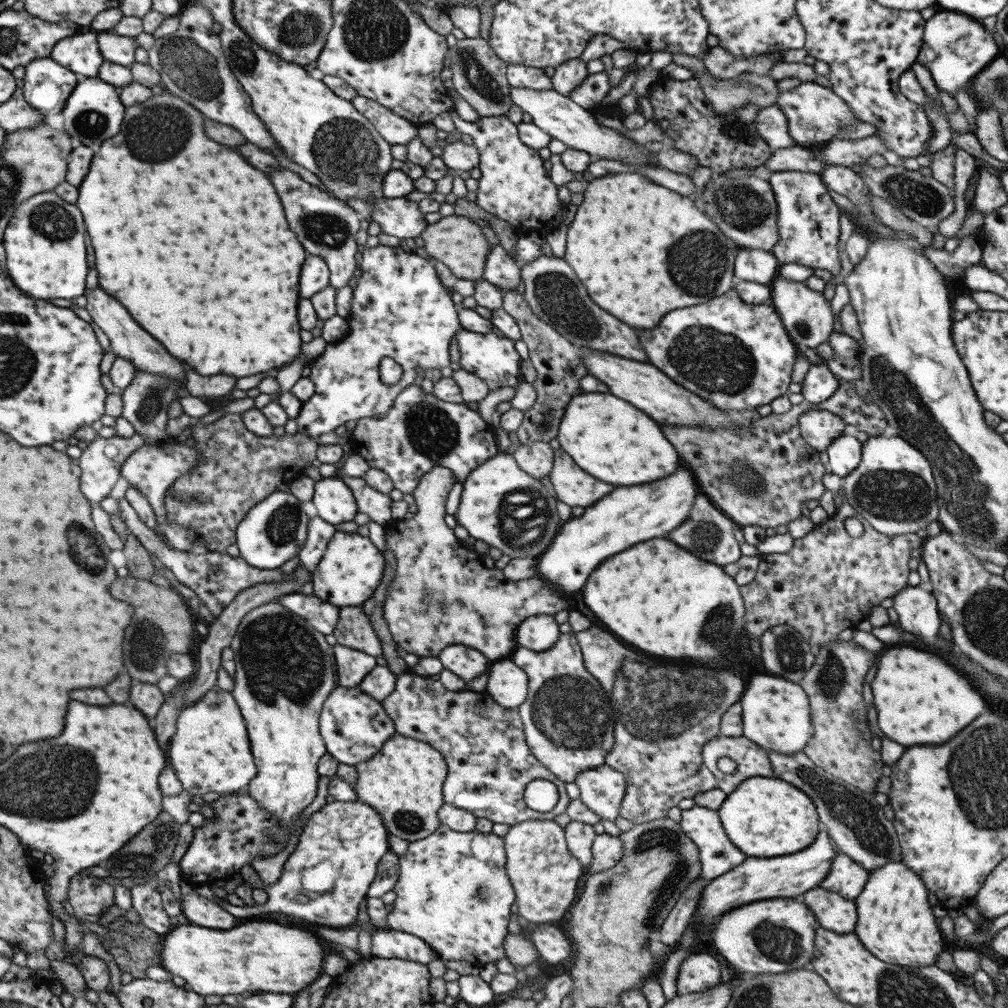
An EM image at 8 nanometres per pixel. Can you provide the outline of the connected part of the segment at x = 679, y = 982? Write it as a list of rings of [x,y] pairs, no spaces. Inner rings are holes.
[[[698,954],[685,958],[676,977],[677,994],[699,993],[720,983],[720,966],[712,955]]]

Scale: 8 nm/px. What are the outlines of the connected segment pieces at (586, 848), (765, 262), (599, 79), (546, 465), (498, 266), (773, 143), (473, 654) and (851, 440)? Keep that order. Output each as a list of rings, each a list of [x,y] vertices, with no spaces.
[[[570,821],[563,829],[565,830],[565,839],[570,852],[578,858],[580,864],[590,868],[593,857],[591,846],[597,835],[595,828],[580,821]]]
[[[739,248],[734,265],[736,278],[769,285],[778,274],[780,264],[771,251]]]
[[[606,70],[588,74],[581,84],[570,92],[570,99],[587,111],[594,111],[601,106],[602,99],[610,91],[609,77]]]
[[[528,442],[517,447],[513,457],[517,465],[532,478],[549,476],[553,467],[554,453],[548,442]]]
[[[490,246],[482,279],[495,284],[503,292],[516,290],[521,280],[521,267],[502,246]]]
[[[777,105],[766,107],[758,112],[756,132],[773,151],[796,145],[788,134],[788,120]]]
[[[462,644],[446,646],[438,656],[443,668],[451,670],[459,676],[465,684],[488,671],[488,659],[478,650],[468,648]]]
[[[852,429],[835,438],[825,450],[830,472],[842,478],[848,476],[860,464],[862,445]]]

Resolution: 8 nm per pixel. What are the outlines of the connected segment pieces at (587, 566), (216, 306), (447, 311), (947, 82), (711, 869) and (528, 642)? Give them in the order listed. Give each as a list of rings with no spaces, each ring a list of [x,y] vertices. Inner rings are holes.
[[[680,466],[668,478],[642,486],[620,486],[594,506],[586,508],[580,518],[566,522],[554,538],[548,552],[538,558],[537,574],[552,584],[554,590],[574,592],[584,586],[590,572],[608,556],[618,554],[638,542],[668,536],[691,513],[700,490],[696,476],[689,468]]]
[[[159,89],[146,102],[139,102],[125,108],[120,132],[114,138],[106,140],[98,148],[98,152],[92,158],[90,172],[78,188],[80,198],[78,198],[76,206],[84,214],[84,220],[88,226],[88,236],[92,238],[92,246],[96,252],[98,286],[106,294],[114,296],[120,304],[124,304],[124,308],[130,312],[130,316],[148,334],[152,334],[156,340],[160,340],[172,356],[184,360],[202,376],[220,374],[220,372],[236,376],[236,378],[262,374],[262,372],[268,372],[270,368],[280,368],[286,362],[294,361],[300,354],[300,348],[303,345],[298,318],[296,318],[296,306],[298,306],[298,294],[300,294],[298,292],[300,266],[308,254],[296,240],[294,232],[288,228],[280,198],[278,198],[274,186],[270,184],[268,176],[242,160],[244,158],[238,152],[210,140],[204,134],[202,112],[172,93]]]
[[[376,246],[376,248],[368,248],[362,252],[362,263],[360,264],[360,269],[358,275],[363,281],[359,282],[353,288],[353,296],[351,301],[351,311],[349,312],[347,323],[349,324],[349,333],[340,341],[335,343],[327,343],[325,351],[315,360],[310,363],[311,374],[309,375],[310,380],[315,385],[315,393],[306,402],[303,402],[302,408],[300,409],[299,415],[295,418],[298,425],[298,432],[311,436],[312,438],[318,438],[321,434],[326,434],[327,432],[334,431],[338,426],[346,424],[350,420],[358,420],[366,418],[368,416],[375,416],[375,418],[382,418],[388,412],[388,409],[394,404],[398,395],[410,385],[414,385],[414,380],[419,373],[416,368],[423,368],[423,370],[428,370],[428,368],[446,368],[446,366],[454,365],[450,362],[450,340],[457,334],[457,326],[461,326],[458,320],[458,308],[451,298],[451,290],[442,285],[438,275],[436,275],[436,269],[434,269],[434,263],[424,257],[418,256],[414,252],[406,252],[401,247],[390,247],[390,246]],[[384,358],[390,358],[396,361],[403,368],[403,375],[400,380],[398,380],[394,385],[384,385],[379,379],[379,364]]]
[[[954,11],[939,12],[925,21],[917,62],[931,72],[939,90],[954,96],[957,90],[967,86],[976,74],[995,59],[1001,46],[994,42],[992,34],[988,34],[982,24],[970,20],[971,17],[954,14]]]
[[[694,805],[688,810],[681,810],[681,829],[692,842],[697,844],[699,848],[699,857],[701,864],[701,876],[705,879],[712,880],[722,876],[724,872],[732,870],[734,866],[738,866],[746,856],[726,838],[722,822],[718,818],[718,813],[715,810],[704,808],[703,806]]]
[[[536,615],[526,618],[518,626],[515,634],[518,646],[522,645],[534,652],[550,650],[559,638],[559,625],[556,623],[554,615]]]

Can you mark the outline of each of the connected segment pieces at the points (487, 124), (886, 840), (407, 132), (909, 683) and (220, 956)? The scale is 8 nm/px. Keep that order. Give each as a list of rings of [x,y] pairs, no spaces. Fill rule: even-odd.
[[[456,111],[449,113],[457,134],[470,136],[480,154],[482,177],[478,180],[475,201],[480,208],[506,220],[514,229],[529,228],[543,235],[565,224],[563,212],[566,205],[558,199],[558,187],[552,183],[539,152],[520,142],[516,124],[510,122],[506,115],[480,117],[476,122],[466,122]]]
[[[770,752],[770,762],[774,766],[774,778],[794,784],[798,790],[802,790],[814,800],[820,822],[826,826],[826,832],[834,840],[839,852],[843,852],[869,872],[882,869],[890,862],[902,860],[902,850],[898,844],[898,836],[894,832],[895,828],[892,821],[884,815],[883,807],[876,803],[874,794],[864,792],[841,778],[836,778],[817,764],[812,764],[812,760],[802,752],[797,752],[794,756]]]
[[[357,94],[356,98],[350,101],[391,146],[396,144],[407,146],[416,136],[419,136],[419,125],[411,124],[371,98]]]
[[[894,648],[882,654],[872,692],[878,726],[890,740],[902,746],[944,744],[976,720],[986,706],[980,692],[964,674],[942,658],[914,648]]]
[[[249,919],[247,921],[241,921],[239,924],[242,926],[232,927],[232,930],[214,930],[212,928],[204,928],[203,926],[196,926],[188,923],[186,925],[179,924],[178,927],[174,926],[171,931],[162,936],[163,947],[161,950],[161,966],[164,970],[167,970],[172,976],[181,976],[186,980],[188,986],[192,988],[192,991],[201,994],[202,996],[208,996],[208,994],[218,994],[218,996],[226,996],[226,994],[250,994],[255,992],[274,992],[276,994],[289,994],[295,995],[304,990],[306,986],[310,986],[322,972],[322,960],[324,960],[324,950],[318,942],[318,938],[314,938],[312,934],[308,932],[302,932],[302,930],[296,930],[296,928],[288,928],[288,926],[280,926],[280,924],[274,924],[274,920],[264,920],[264,922],[258,922],[258,920]]]

